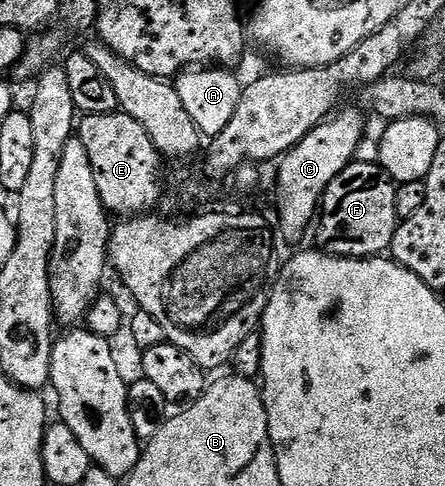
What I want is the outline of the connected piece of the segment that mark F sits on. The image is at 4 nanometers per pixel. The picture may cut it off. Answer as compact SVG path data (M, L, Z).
M355 161L348 164L340 173L340 177L336 177L332 181L332 185L328 185L328 189L322 195L321 218L316 223L316 231L318 227L317 246L326 254L338 255L341 259L373 259L389 252L400 222L396 213L398 188L399 184L395 183L390 174L377 162L361 163L361 161Z

